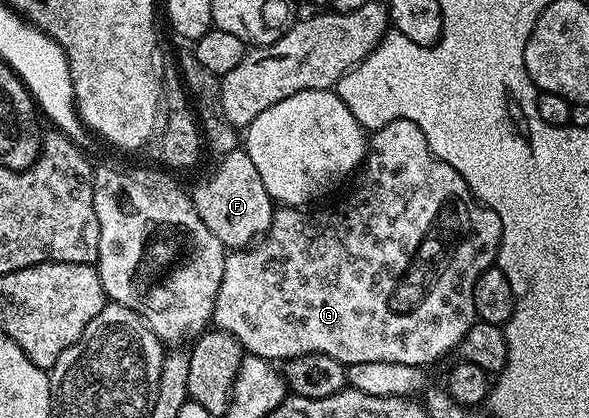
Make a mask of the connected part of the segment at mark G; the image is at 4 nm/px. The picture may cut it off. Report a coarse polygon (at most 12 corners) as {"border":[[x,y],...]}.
{"border":[[415,122],[230,251],[212,323],[270,362],[433,364],[499,214]]}

